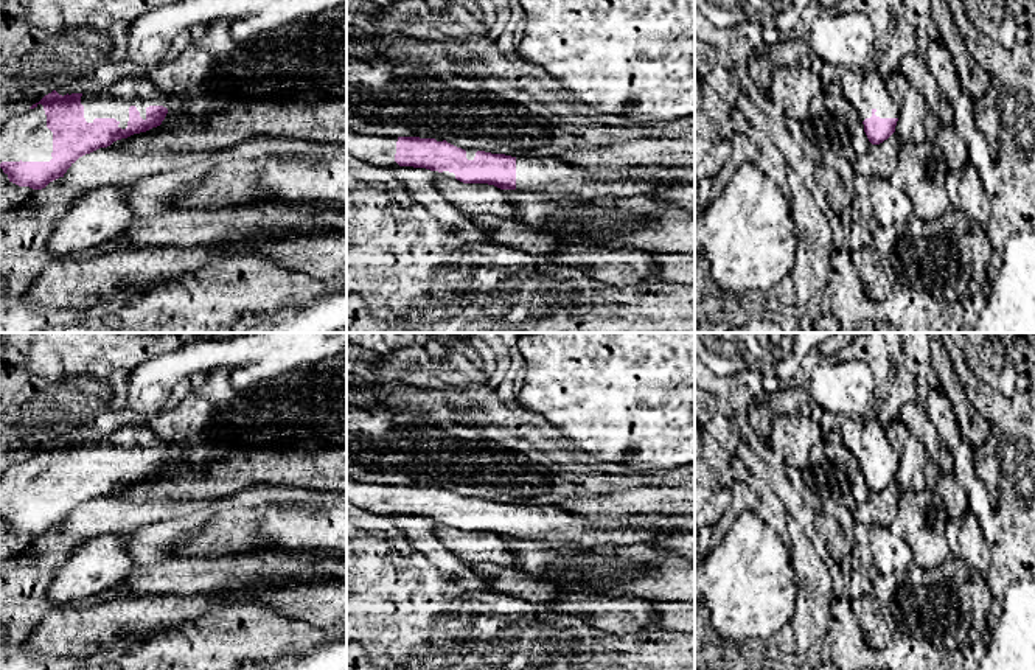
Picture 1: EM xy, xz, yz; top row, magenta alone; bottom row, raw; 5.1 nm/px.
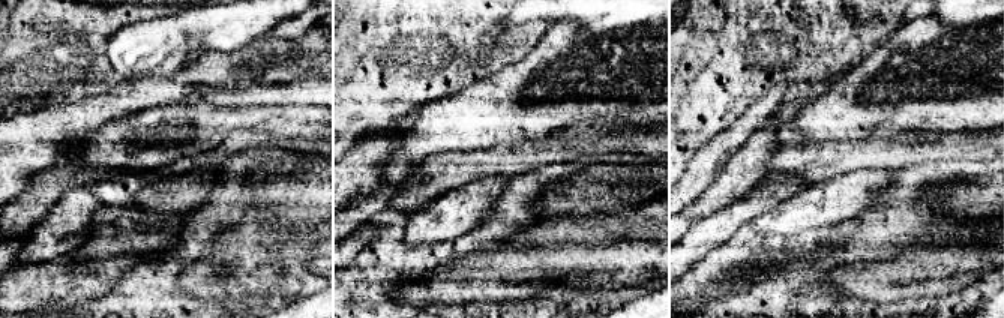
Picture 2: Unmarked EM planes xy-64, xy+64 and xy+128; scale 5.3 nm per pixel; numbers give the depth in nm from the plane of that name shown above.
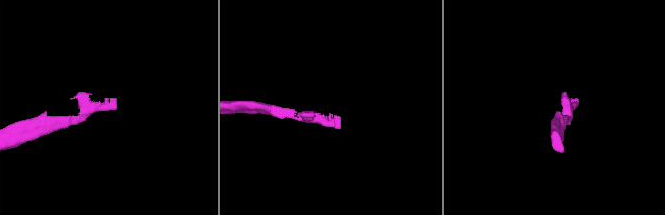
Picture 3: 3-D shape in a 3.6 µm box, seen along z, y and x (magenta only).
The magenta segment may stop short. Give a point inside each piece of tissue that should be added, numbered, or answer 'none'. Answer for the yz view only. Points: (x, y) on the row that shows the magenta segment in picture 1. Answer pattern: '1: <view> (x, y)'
1: yz (866, 90)

